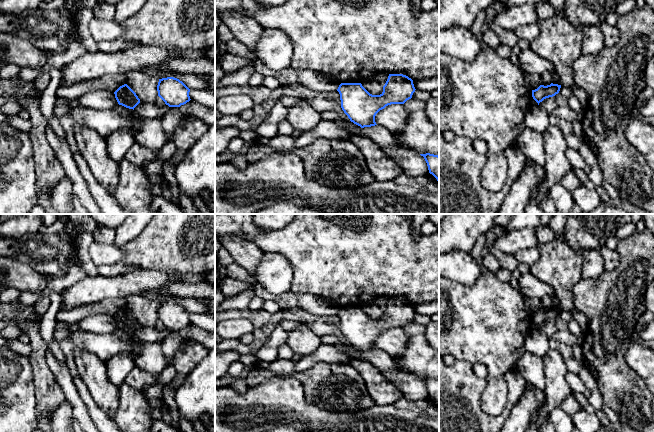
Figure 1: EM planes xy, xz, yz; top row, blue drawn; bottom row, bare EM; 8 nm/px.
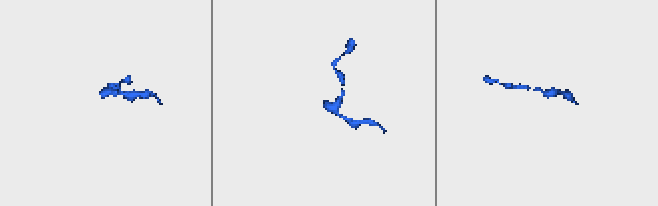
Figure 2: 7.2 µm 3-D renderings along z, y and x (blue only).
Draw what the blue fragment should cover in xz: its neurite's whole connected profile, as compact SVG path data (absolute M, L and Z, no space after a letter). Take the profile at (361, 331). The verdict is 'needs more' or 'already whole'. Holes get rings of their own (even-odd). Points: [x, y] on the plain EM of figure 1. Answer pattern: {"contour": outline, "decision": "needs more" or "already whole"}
{"contour": "M389 298L380 319L370 318L361 307L341 307L337 313L342 334L361 352L377 349L375 340L380 334L391 328L404 328L415 314L413 304L403 298Z", "decision": "already whole"}

